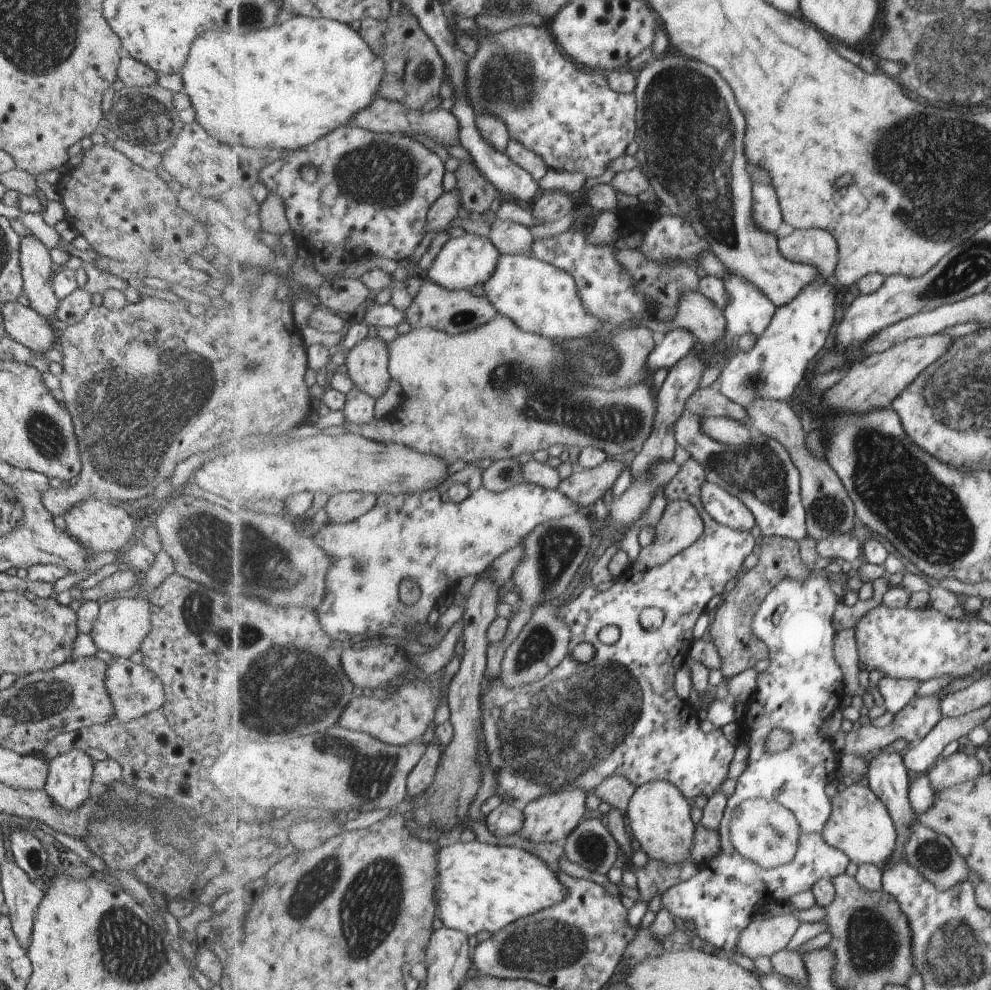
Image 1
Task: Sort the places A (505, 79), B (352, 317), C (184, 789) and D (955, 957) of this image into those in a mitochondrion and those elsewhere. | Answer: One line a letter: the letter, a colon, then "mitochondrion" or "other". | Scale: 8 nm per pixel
A: mitochondrion
B: other
C: other
D: mitochondrion

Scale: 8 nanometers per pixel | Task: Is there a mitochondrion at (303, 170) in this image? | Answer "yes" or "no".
no

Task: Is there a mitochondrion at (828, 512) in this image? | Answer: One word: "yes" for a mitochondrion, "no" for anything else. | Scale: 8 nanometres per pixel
yes

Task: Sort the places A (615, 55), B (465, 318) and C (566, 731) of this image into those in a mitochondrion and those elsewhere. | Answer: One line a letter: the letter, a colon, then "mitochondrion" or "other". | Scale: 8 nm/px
A: other
B: mitochondrion
C: mitochondrion

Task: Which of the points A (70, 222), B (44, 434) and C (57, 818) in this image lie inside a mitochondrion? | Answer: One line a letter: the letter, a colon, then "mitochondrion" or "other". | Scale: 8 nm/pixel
A: other
B: mitochondrion
C: other

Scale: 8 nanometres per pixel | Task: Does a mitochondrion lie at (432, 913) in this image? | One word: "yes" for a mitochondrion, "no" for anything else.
no

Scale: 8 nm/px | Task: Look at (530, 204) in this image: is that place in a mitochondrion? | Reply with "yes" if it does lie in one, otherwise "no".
no

